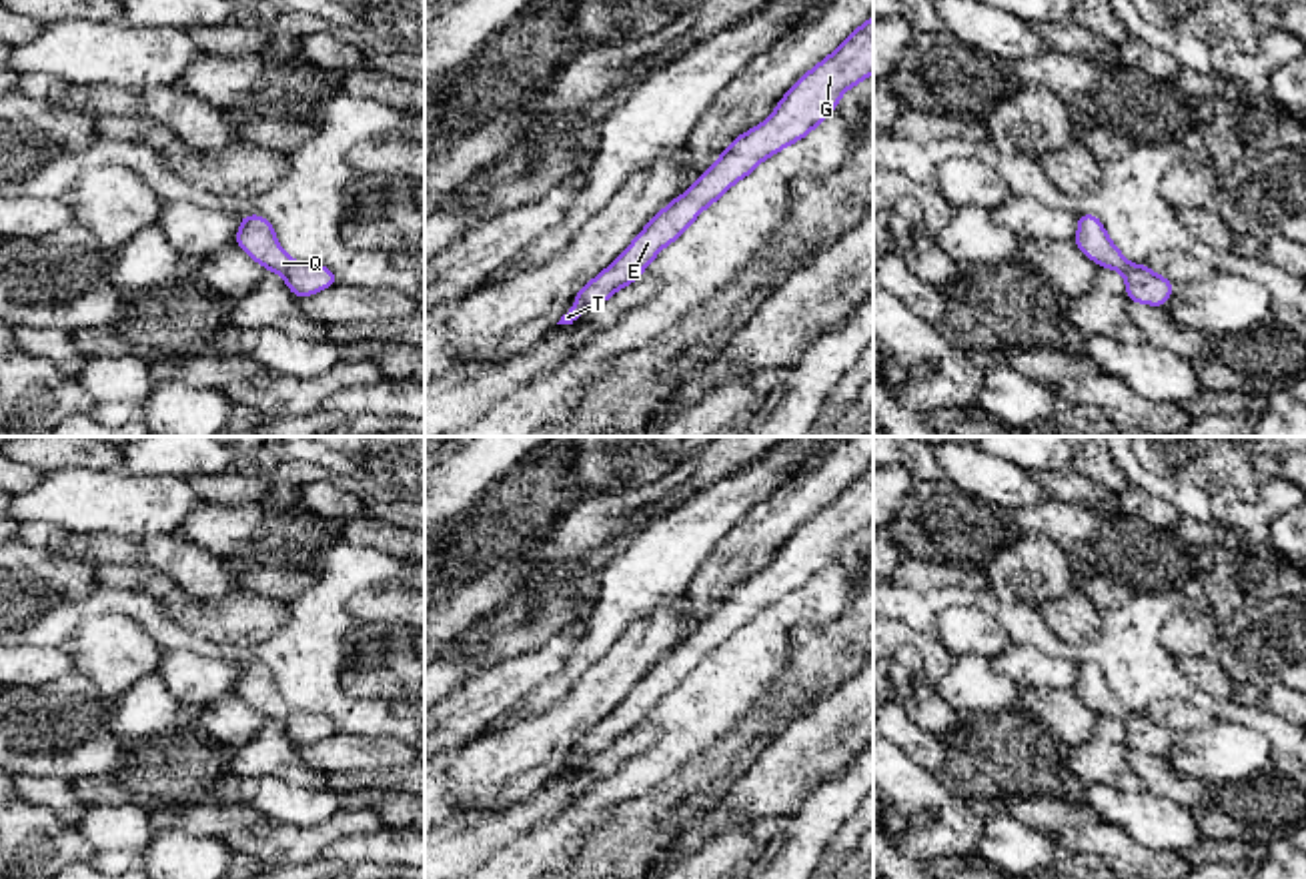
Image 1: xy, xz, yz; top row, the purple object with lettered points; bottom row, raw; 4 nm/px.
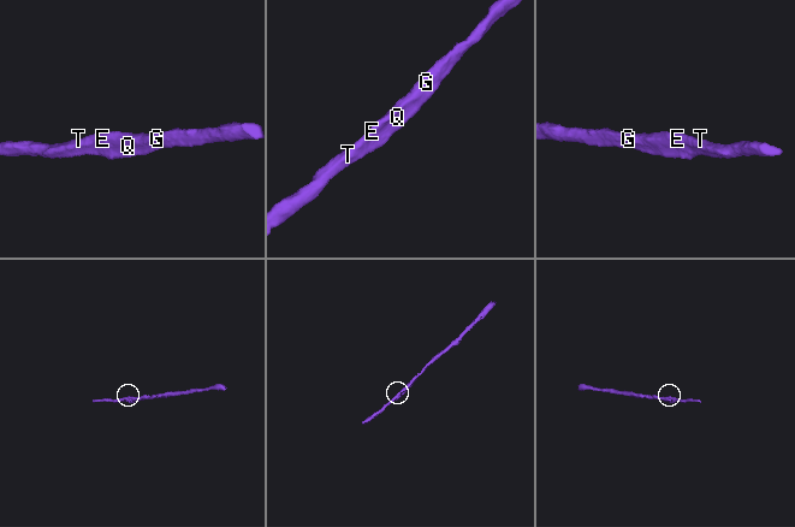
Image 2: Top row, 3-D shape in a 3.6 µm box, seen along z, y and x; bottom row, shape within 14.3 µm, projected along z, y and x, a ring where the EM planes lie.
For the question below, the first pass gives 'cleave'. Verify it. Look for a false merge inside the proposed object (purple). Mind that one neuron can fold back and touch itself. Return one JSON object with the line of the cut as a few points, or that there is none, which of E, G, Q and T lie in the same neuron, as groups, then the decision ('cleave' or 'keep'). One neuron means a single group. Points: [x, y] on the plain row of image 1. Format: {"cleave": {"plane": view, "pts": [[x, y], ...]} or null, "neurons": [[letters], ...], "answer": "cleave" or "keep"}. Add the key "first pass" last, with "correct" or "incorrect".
{"cleave": null, "neurons": [["E", "G", "Q", "T"]], "answer": "keep", "first pass": "incorrect"}

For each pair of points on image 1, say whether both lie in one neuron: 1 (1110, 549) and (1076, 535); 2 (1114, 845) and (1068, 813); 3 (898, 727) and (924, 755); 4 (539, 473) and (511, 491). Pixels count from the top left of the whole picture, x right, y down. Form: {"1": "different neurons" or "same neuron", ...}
{"1": "same neuron", "2": "different neurons", "3": "same neuron", "4": "same neuron"}

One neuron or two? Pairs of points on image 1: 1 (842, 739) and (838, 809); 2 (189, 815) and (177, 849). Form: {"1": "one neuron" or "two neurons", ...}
{"1": "two neurons", "2": "two neurons"}

